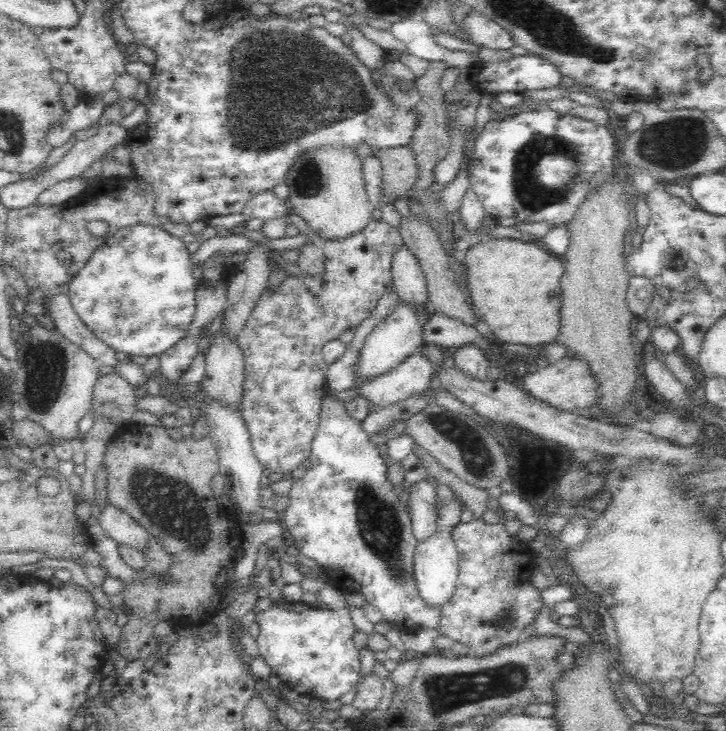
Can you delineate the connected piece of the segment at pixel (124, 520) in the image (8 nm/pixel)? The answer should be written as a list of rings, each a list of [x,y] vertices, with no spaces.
[[[110,503],[102,509],[99,521],[105,533],[117,544],[126,544],[142,554],[149,545],[149,532]]]

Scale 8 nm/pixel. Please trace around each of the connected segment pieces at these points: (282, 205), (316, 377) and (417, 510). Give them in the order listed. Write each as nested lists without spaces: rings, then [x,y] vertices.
[[[266,191],[250,199],[242,213],[246,221],[259,226],[267,220],[288,217],[291,212],[287,201],[276,197],[272,191]]]
[[[372,219],[358,234],[340,241],[326,241],[325,269],[319,277],[306,273],[289,276],[275,290],[265,288],[261,292],[237,344],[244,356],[244,398],[240,411],[253,454],[263,469],[288,476],[309,460],[312,439],[319,425],[320,404],[328,390],[325,378],[328,364],[322,358],[323,347],[339,338],[344,330],[355,330],[377,308],[382,295],[393,290],[392,261],[404,246],[398,229],[384,220]]]
[[[422,479],[410,488],[408,511],[411,516],[413,533],[417,542],[429,539],[437,533],[437,504],[436,490],[431,480]]]

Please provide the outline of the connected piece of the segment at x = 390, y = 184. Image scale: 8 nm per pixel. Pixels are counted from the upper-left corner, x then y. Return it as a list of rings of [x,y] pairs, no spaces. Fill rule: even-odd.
[[[411,143],[385,148],[379,156],[383,172],[381,189],[383,196],[394,201],[408,197],[419,177],[419,166]]]

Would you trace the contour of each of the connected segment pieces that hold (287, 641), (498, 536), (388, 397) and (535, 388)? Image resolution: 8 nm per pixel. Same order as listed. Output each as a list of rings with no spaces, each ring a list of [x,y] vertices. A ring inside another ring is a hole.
[[[326,584],[317,595],[319,601],[329,606],[325,610],[304,602],[292,602],[273,605],[256,615],[259,635],[255,641],[259,656],[280,678],[284,687],[312,698],[336,700],[358,684],[360,658],[352,641],[357,629],[348,615],[345,594],[333,584]]]
[[[473,519],[471,522],[458,523],[450,533],[458,551],[459,575],[452,600],[440,608],[439,625],[443,635],[468,646],[470,656],[484,656],[501,646],[518,642],[518,636],[542,608],[539,589],[530,582],[530,572],[535,568],[532,558],[539,548],[528,549],[525,539],[508,535],[502,521],[486,524],[482,519]]]
[[[420,353],[412,354],[412,357],[392,372],[376,376],[372,382],[362,384],[358,394],[372,403],[372,410],[369,410],[368,415],[431,387],[433,364],[430,361]]]
[[[569,354],[551,366],[546,366],[524,376],[524,391],[529,396],[546,402],[554,408],[571,413],[584,413],[586,408],[594,408],[598,395],[598,384],[584,360]]]

